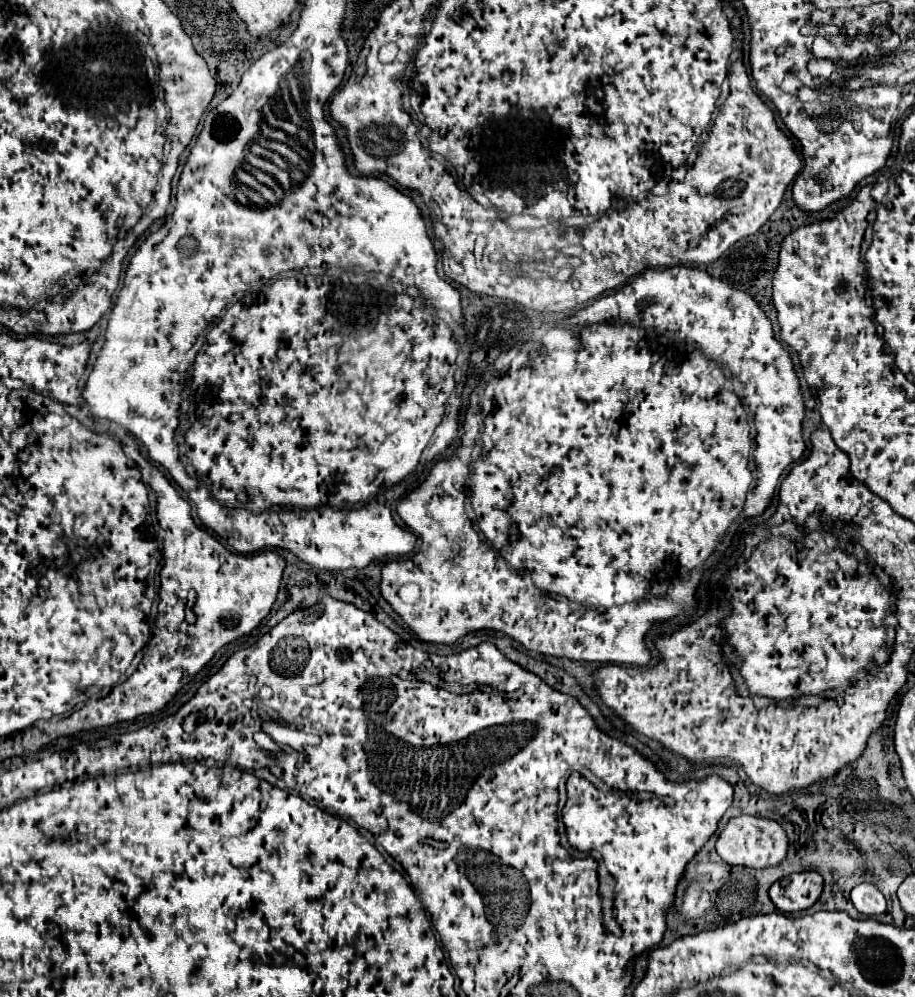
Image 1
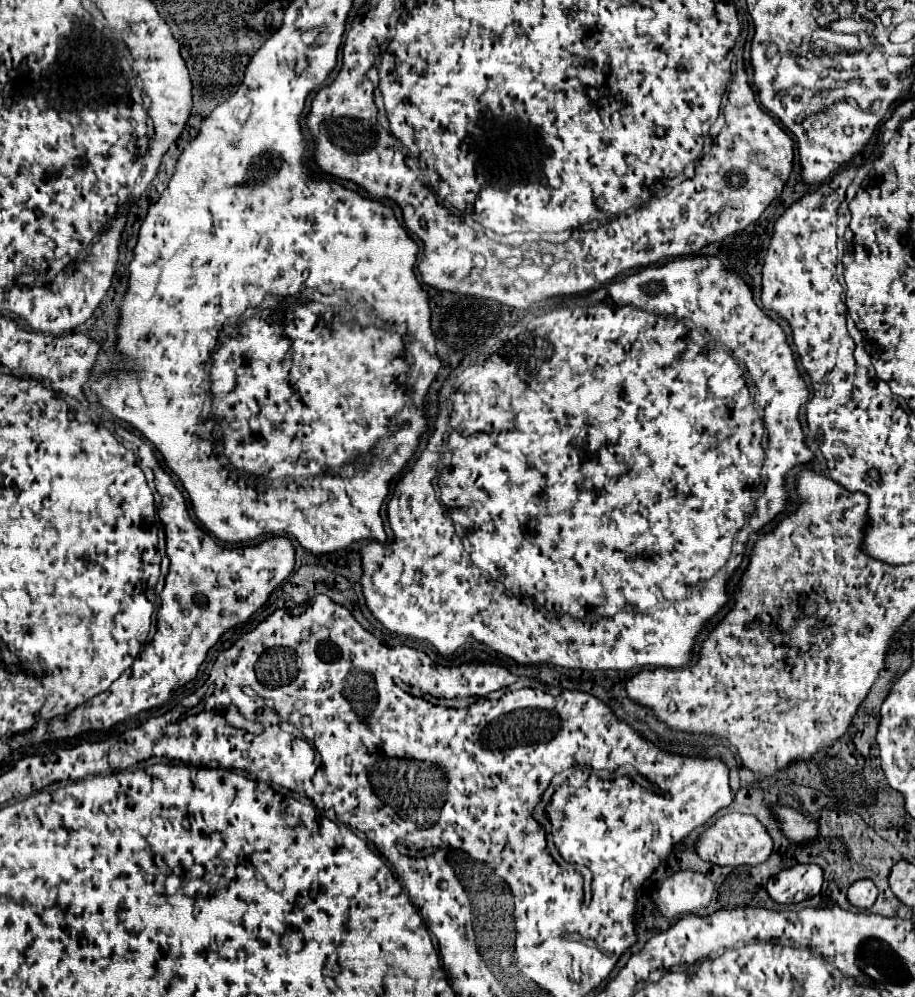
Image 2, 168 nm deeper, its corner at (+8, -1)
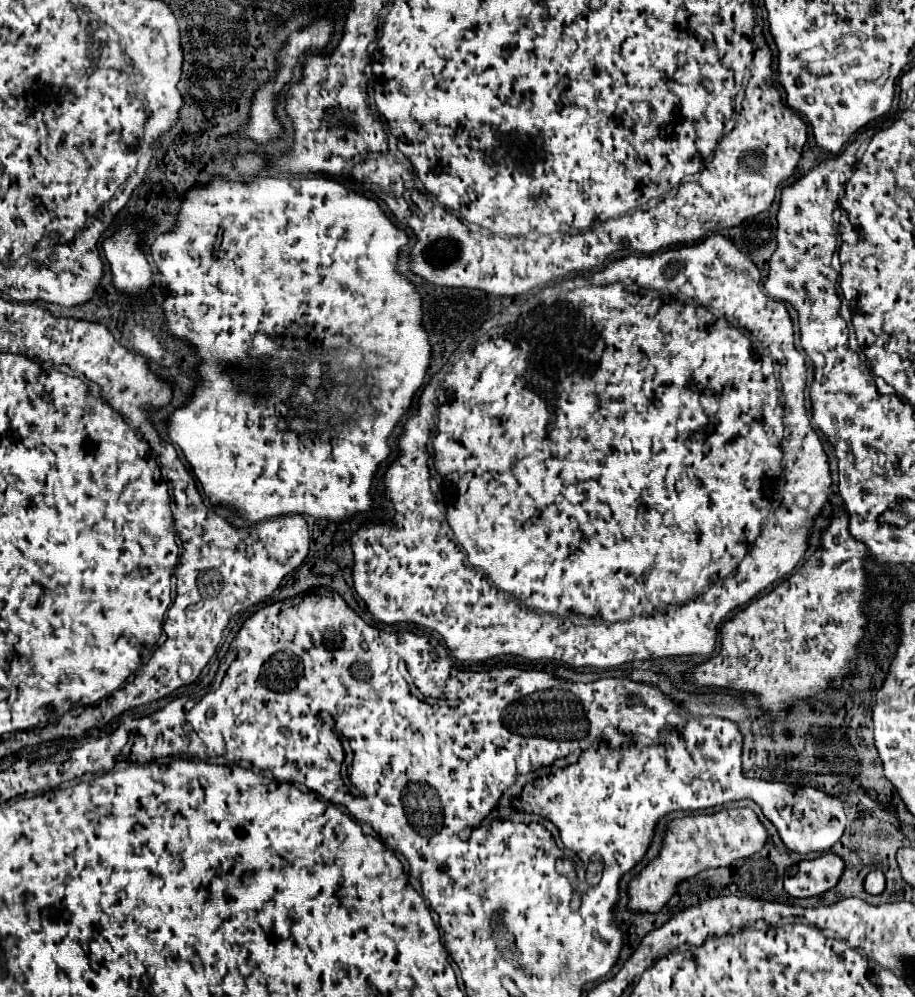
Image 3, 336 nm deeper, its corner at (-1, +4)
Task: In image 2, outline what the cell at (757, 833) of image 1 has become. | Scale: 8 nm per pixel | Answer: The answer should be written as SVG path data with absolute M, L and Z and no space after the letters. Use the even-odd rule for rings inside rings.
M727 813L721 819L717 819L709 829L705 829L699 835L697 841L697 853L703 861L711 861L715 865L759 865L769 859L773 851L773 841L763 827L763 823L753 815L741 815L741 813Z

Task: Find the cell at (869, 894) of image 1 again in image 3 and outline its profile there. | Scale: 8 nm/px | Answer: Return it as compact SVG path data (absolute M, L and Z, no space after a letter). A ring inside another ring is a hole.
M872 870L866 880L864 880L864 888L868 894L882 894L884 892L884 874L882 870Z

